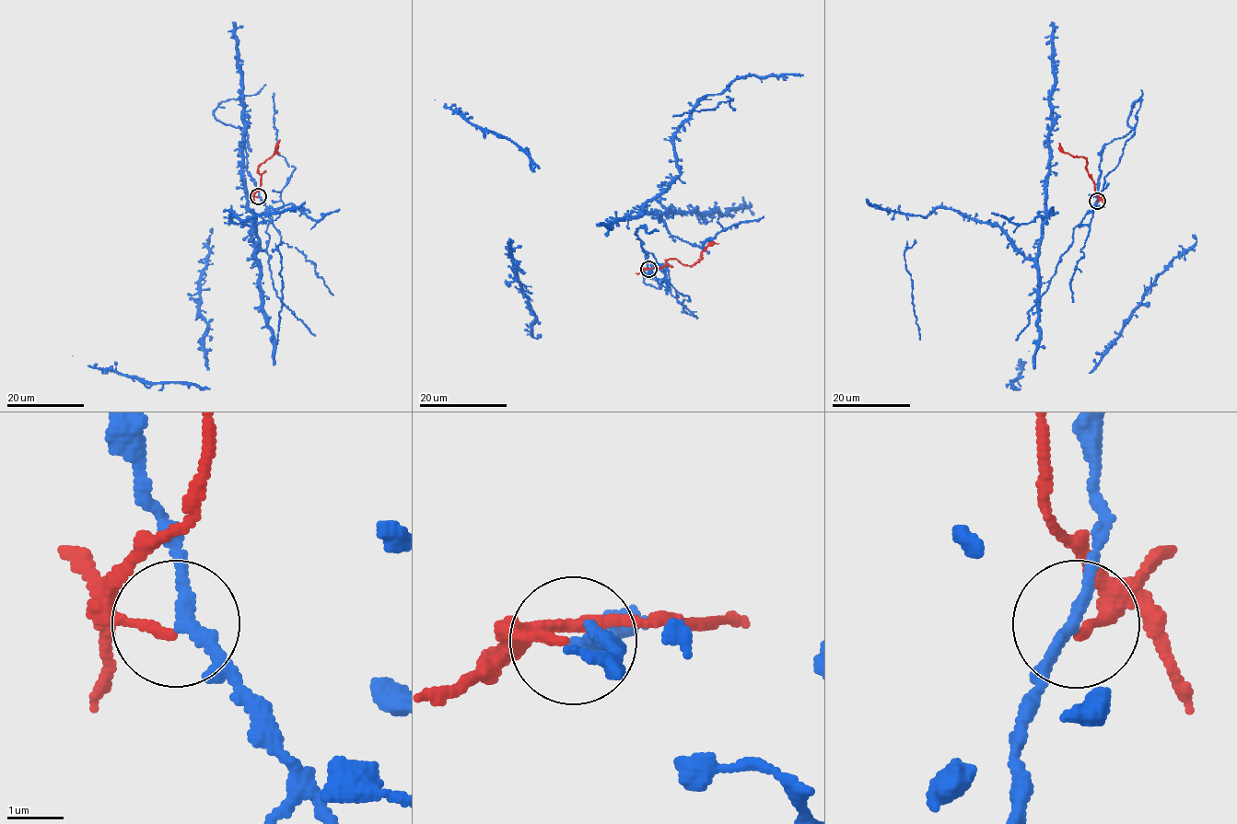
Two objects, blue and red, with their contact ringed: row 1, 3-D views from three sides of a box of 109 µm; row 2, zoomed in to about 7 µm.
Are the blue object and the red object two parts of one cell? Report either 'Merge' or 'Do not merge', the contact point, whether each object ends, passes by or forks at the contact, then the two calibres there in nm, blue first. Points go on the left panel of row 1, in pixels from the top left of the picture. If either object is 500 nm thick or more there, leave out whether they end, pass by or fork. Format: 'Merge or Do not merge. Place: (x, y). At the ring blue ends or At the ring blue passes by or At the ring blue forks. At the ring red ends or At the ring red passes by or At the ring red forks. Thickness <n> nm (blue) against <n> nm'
Do not merge. Place: (258, 196). At the ring blue passes by. At the ring red ends. Thickness 200 nm (blue) against 150 nm

